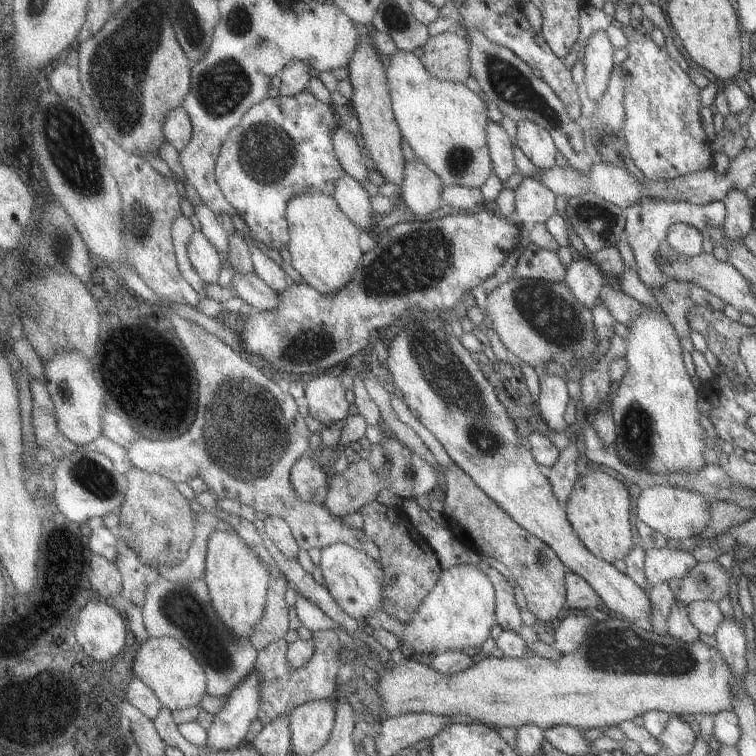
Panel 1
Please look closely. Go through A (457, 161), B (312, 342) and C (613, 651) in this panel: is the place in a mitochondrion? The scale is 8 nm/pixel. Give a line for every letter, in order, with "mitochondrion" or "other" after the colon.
A: mitochondrion
B: mitochondrion
C: mitochondrion

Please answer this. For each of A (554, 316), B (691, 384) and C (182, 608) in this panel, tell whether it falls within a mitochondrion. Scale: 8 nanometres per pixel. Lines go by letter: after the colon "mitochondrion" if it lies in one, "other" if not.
A: mitochondrion
B: other
C: mitochondrion

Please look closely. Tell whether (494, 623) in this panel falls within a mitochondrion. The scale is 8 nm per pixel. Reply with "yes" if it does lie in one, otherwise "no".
no

